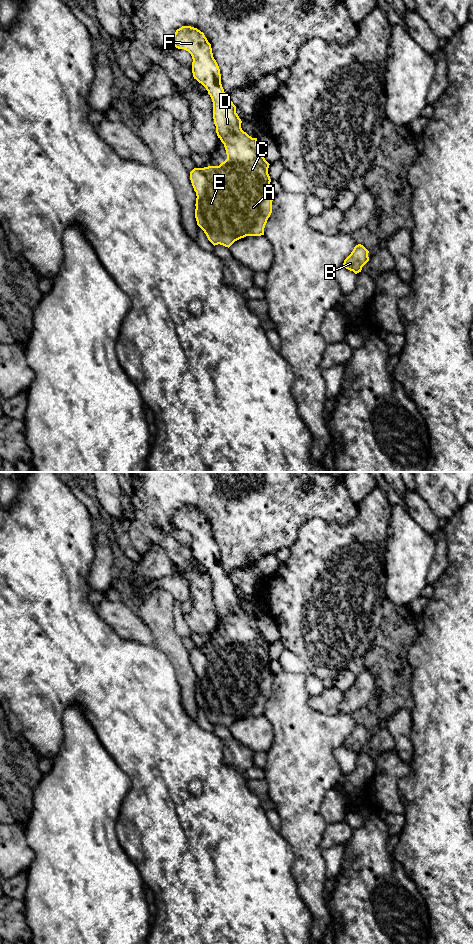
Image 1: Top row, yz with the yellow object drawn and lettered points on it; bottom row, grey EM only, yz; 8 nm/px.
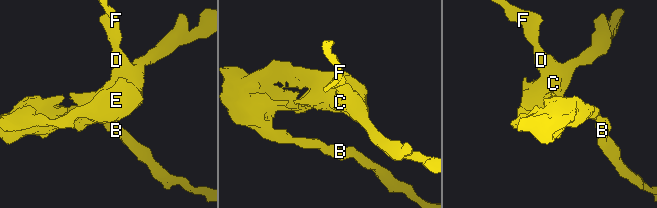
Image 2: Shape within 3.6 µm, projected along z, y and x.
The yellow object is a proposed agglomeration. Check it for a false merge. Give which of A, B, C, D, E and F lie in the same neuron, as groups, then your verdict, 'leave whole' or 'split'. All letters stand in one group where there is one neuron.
groups A B C D E F; leave whole

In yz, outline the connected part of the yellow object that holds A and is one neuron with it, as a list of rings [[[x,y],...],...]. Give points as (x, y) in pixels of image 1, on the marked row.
[[[182,26],[173,36],[173,44],[192,56],[193,77],[206,88],[212,99],[216,133],[227,154],[227,159],[219,166],[194,168],[190,172],[190,180],[197,196],[197,225],[214,246],[220,244],[229,248],[235,241],[246,236],[264,235],[265,225],[272,213],[273,194],[268,174],[270,164],[259,150],[257,138],[252,138],[242,130],[242,121],[236,113],[236,106],[224,92],[219,66],[204,33],[191,26]]]

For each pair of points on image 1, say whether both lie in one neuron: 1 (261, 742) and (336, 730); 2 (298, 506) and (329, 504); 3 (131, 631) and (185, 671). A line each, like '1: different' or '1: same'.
1: different
2: same
3: different

